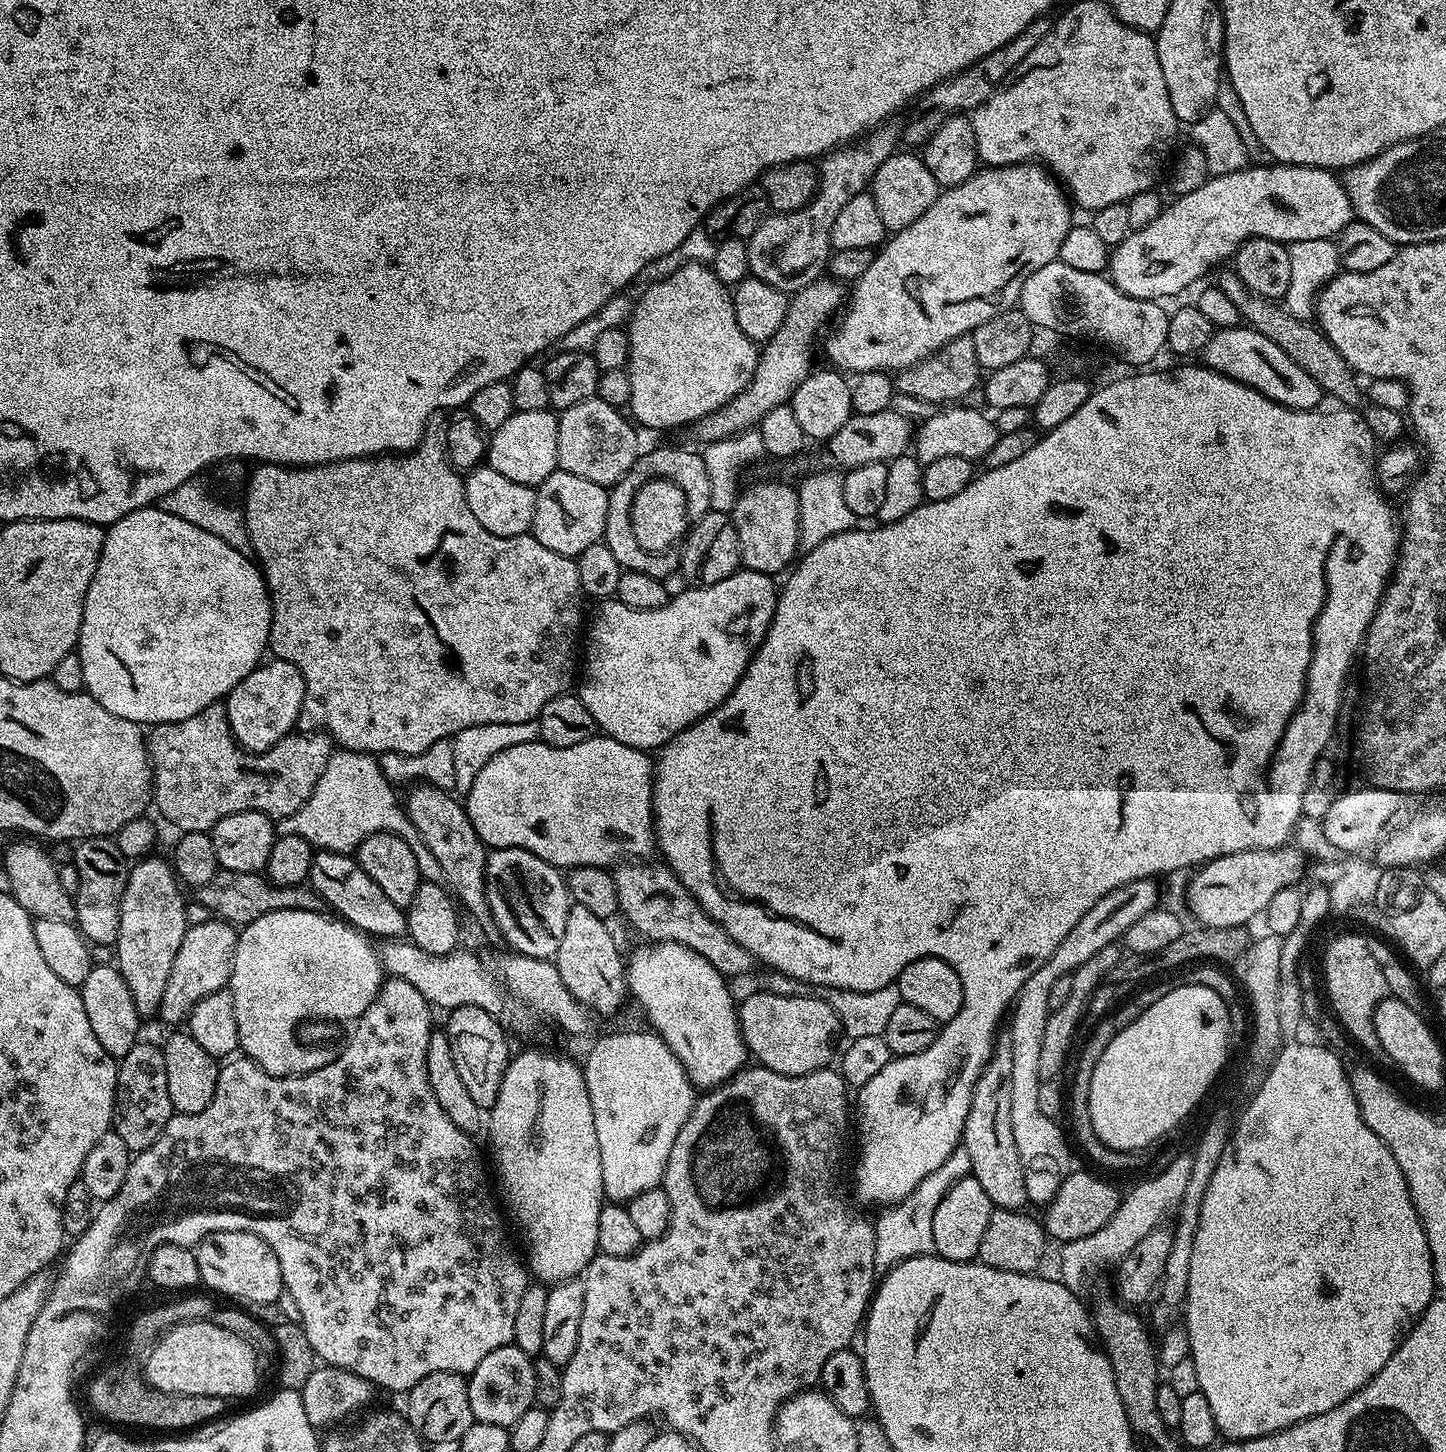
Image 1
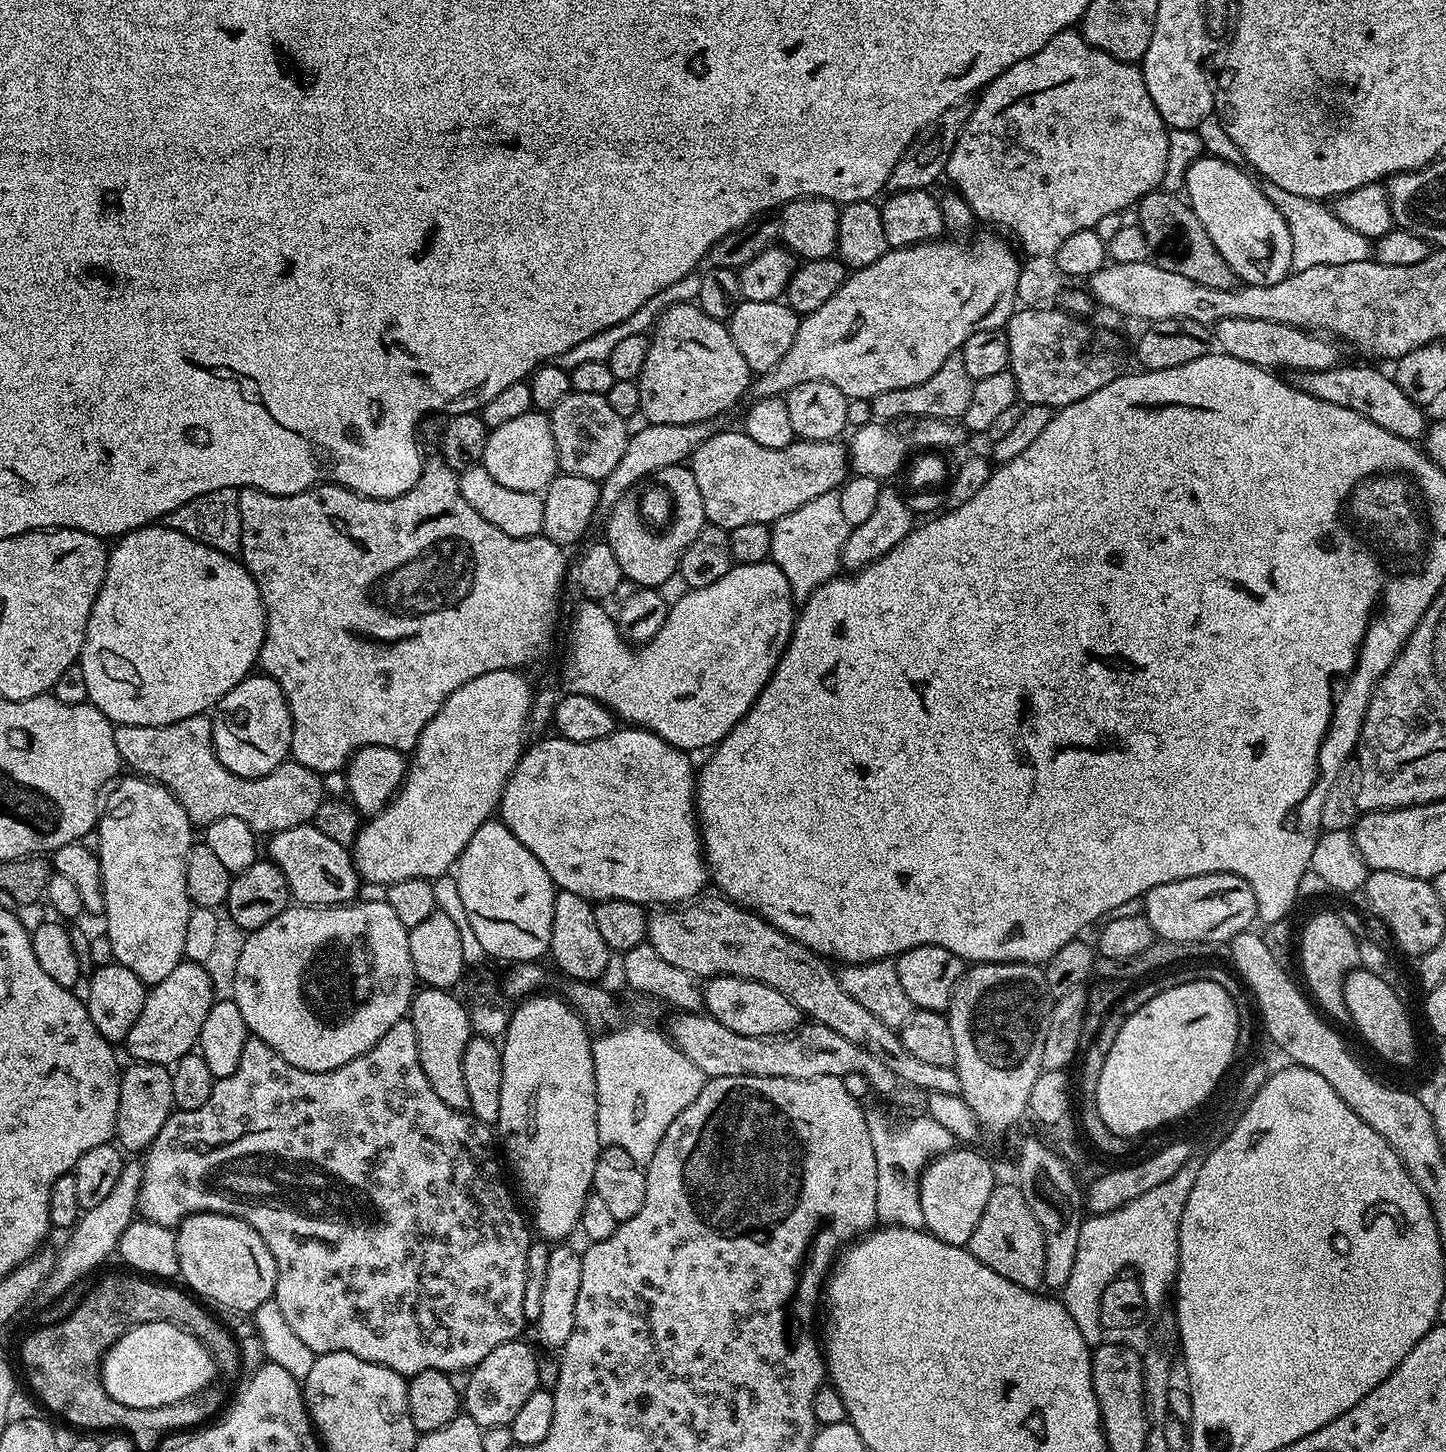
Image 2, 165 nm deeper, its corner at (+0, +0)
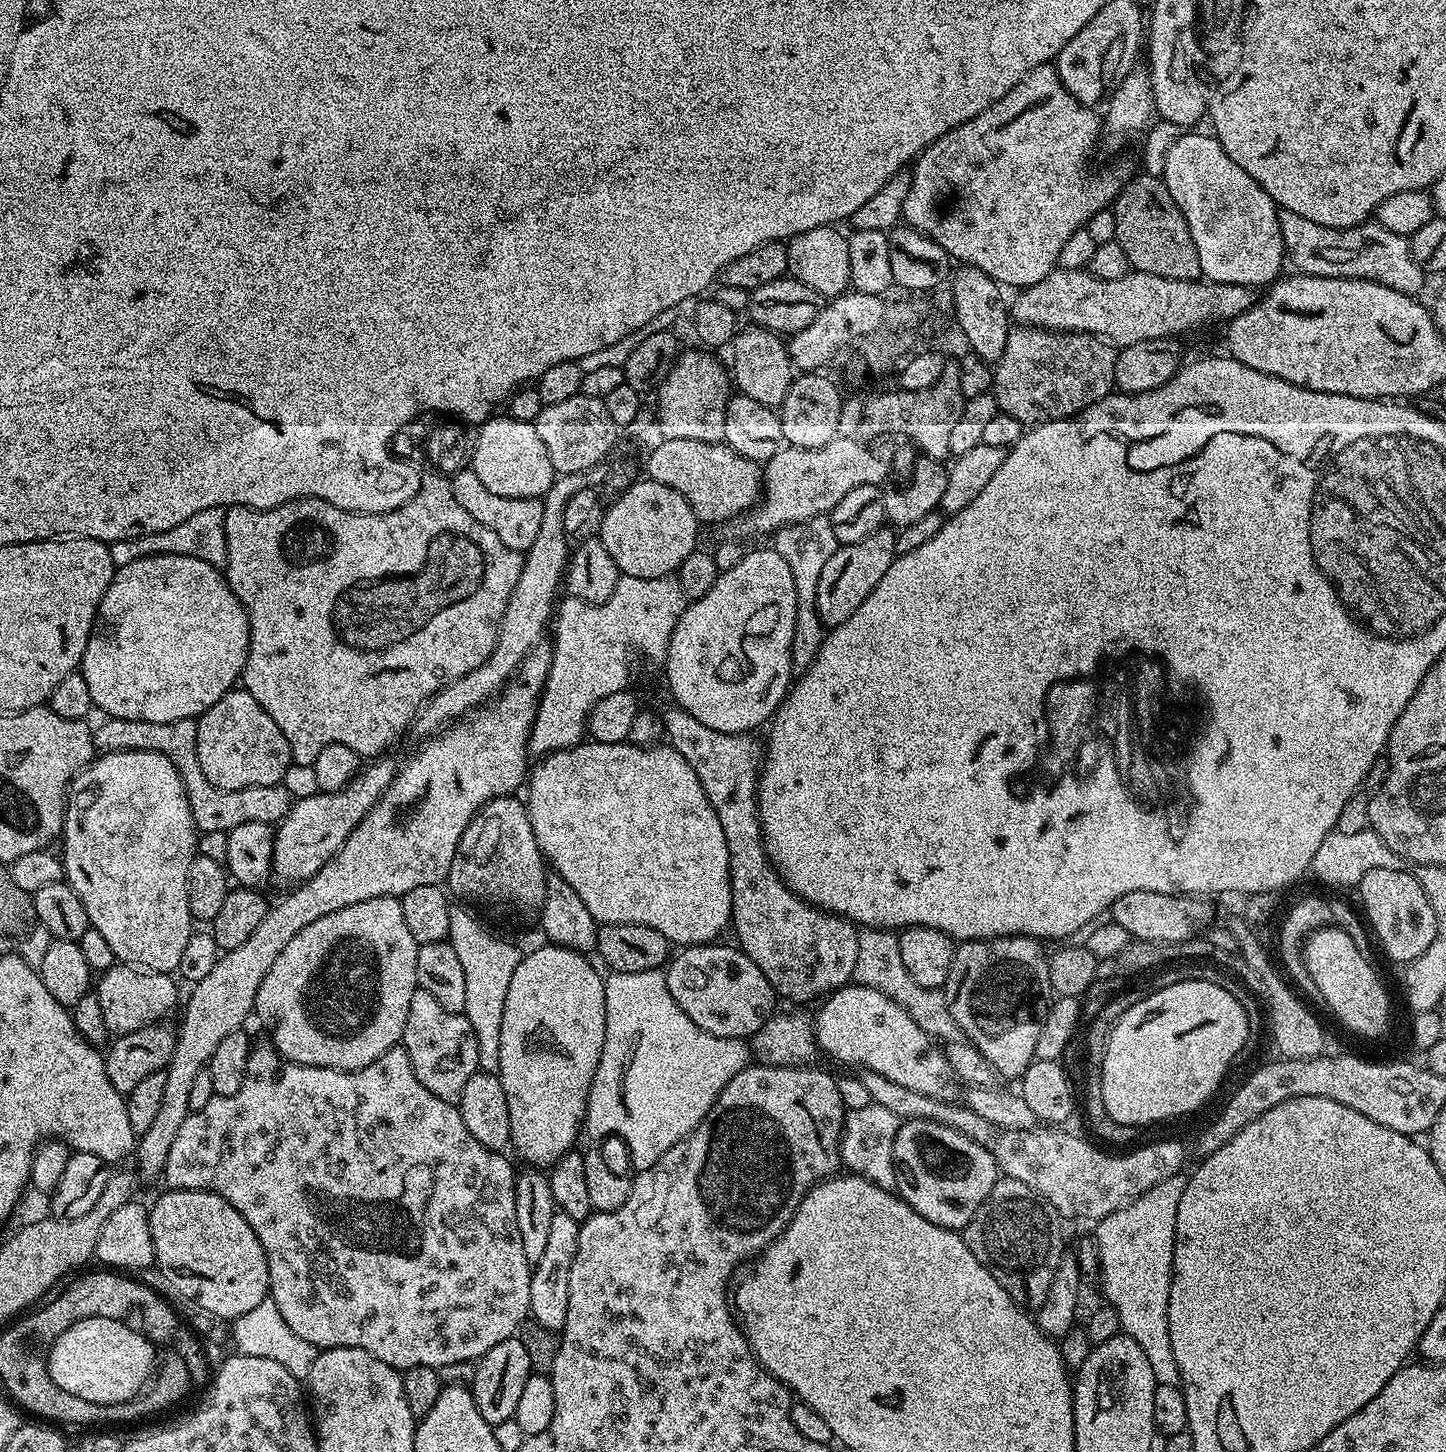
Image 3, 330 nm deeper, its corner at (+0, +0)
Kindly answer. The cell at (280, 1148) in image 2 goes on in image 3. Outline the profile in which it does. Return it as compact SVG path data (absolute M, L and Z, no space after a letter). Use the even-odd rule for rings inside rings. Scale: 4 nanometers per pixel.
M264 1038L251 1045L248 1050L248 1061L246 1062L247 1074L244 1075L242 1086L238 1090L238 1094L233 1096L217 1096L210 1098L210 1102L206 1102L206 1106L202 1106L202 1110L197 1112L189 1112L186 1122L182 1122L182 1127L178 1129L178 1134L174 1138L174 1142L170 1145L170 1155L166 1158L166 1166L162 1173L162 1180L165 1180L169 1189L189 1188L190 1190L202 1190L203 1192L213 1192L222 1198L226 1198L226 1202L230 1202L230 1206L234 1206L234 1210L238 1210L238 1214L242 1214L242 1218L246 1218L246 1222L254 1230L254 1234L258 1238L258 1242L263 1246L265 1252L268 1253L268 1282L270 1285L270 1299L278 1306L278 1314L282 1314L282 1318L286 1318L286 1326L290 1326L290 1330L294 1330L294 1334L298 1334L298 1338L306 1338L306 1342L310 1342L317 1350L326 1348L357 1348L363 1352L369 1352L374 1358L378 1358L382 1362L386 1362L386 1366L403 1370L413 1368L421 1364L422 1366L430 1366L437 1370L444 1370L447 1364L460 1364L463 1360L475 1362L494 1346L498 1346L498 1342L513 1339L517 1335L520 1324L529 1315L528 1307L530 1306L530 1265L526 1254L522 1251L522 1237L518 1235L518 1214L514 1214L514 1186L516 1185L516 1172L512 1164L507 1160L507 1155L491 1152L486 1146L482 1146L482 1142L478 1142L478 1138L474 1138L474 1134L470 1134L470 1130L466 1130L466 1122L462 1122L462 1114L459 1107L454 1104L442 1102L442 1098L438 1098L434 1094L430 1094L430 1090L426 1090L426 1086L422 1086L422 1082L418 1082L418 1078L414 1074L414 1066L410 1066L410 1054L406 1054L403 1046L397 1046L386 1050L386 1054L382 1054L374 1062L370 1062L364 1068L354 1068L351 1070L341 1070L339 1068L315 1068L309 1064L295 1064L292 1060L286 1060L284 1055L276 1049L271 1039ZM374 1152L388 1152L388 1166L380 1166L380 1170L376 1172L374 1166ZM344 1166L346 1166L346 1178L350 1178L354 1182L354 1190L358 1192L398 1192L398 1190L422 1190L422 1200L424 1200L424 1188L434 1188L434 1196L430 1202L430 1212L428 1212L428 1220L426 1220L426 1230L424 1230L424 1246L422 1246L422 1256L412 1258L412 1260L404 1260L404 1258L394 1258L392 1256L376 1256L376 1254L368 1254L368 1252L352 1252L344 1248ZM356 1168L364 1170L364 1182L358 1180L356 1182Z

